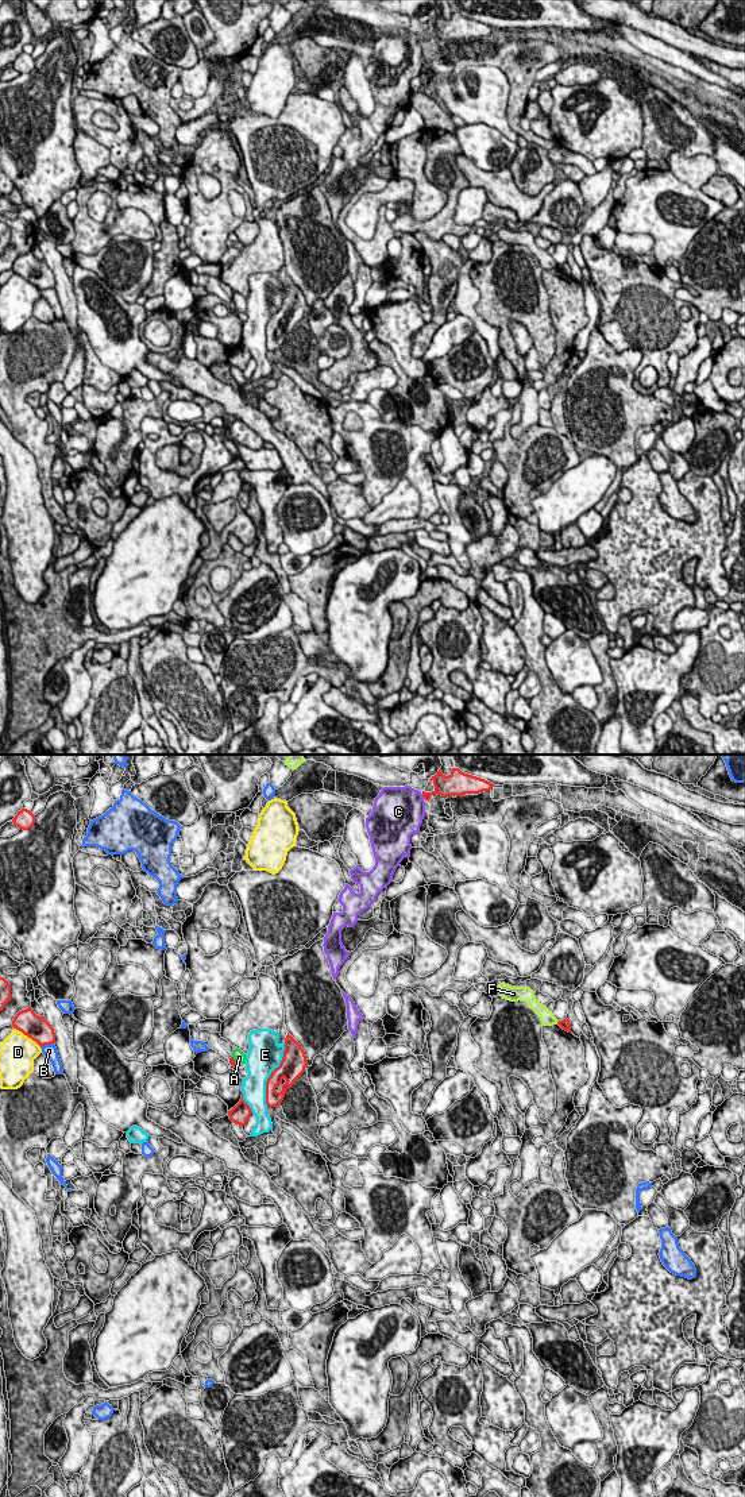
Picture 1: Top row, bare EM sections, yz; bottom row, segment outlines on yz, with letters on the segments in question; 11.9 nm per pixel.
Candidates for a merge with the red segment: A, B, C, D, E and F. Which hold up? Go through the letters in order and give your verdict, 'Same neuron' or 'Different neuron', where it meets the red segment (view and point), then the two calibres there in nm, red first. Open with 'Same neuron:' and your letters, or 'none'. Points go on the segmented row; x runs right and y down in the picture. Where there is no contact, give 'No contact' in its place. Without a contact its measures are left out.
Same neuron: none
A: Different neuron. Touches red at yz (234, 1060). Thickness 70 nm (red) against 140 nm
B: Different neuron. Touches red at yz (46, 1044). Thickness 300 nm (red) against 160 nm
C: Different neuron. Touches red at yz (423, 795). Thickness 190 nm (red) against 480 nm
D: Different neuron. Touches red at yz (27, 1036). Thickness 300 nm (red) against 420 nm
E: Different neuron. Touches red at yz (271, 1073). Thickness 280 nm (red) against 400 nm
F: Different neuron. Touches red at yz (558, 1022). Thickness 120 nm (red) against 170 nm

